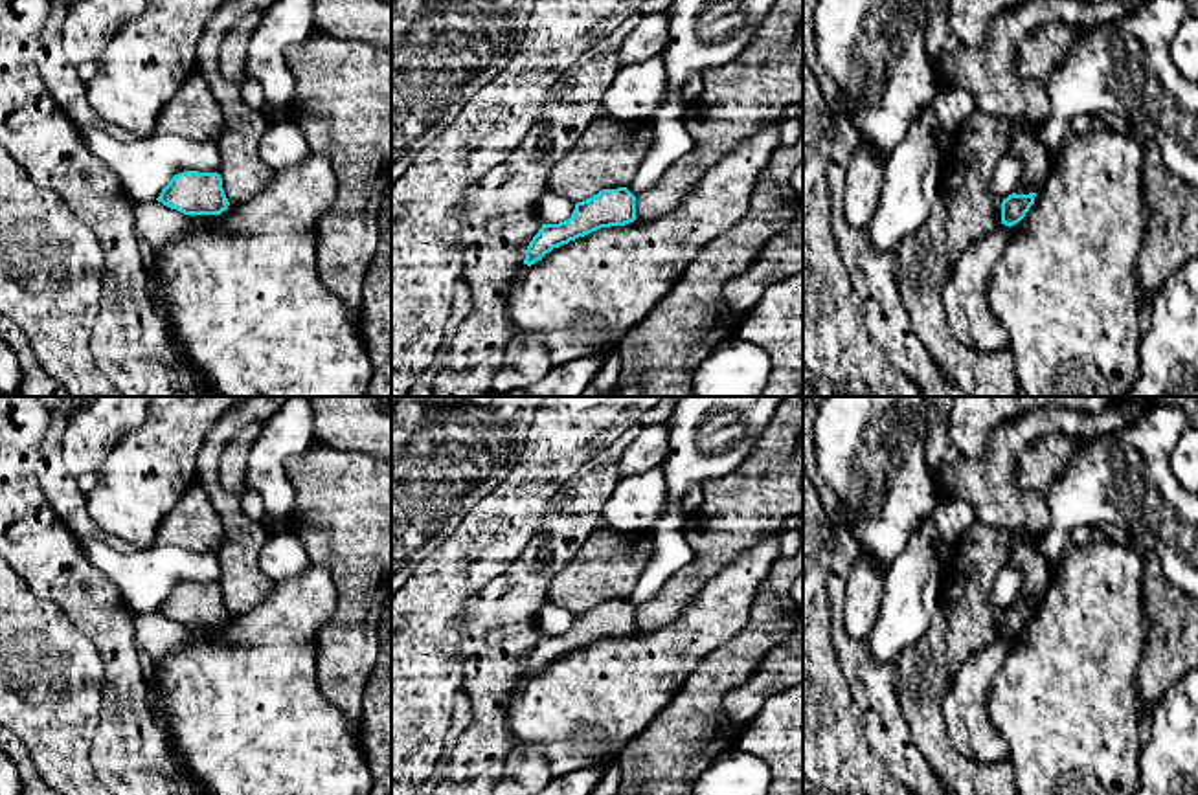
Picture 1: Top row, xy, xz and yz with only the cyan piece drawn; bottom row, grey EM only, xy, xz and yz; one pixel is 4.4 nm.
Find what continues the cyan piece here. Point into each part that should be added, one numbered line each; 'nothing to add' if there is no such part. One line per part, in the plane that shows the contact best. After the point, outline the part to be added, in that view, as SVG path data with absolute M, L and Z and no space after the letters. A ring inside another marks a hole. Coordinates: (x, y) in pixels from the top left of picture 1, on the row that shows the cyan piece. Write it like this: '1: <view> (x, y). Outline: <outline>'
nothing to add

